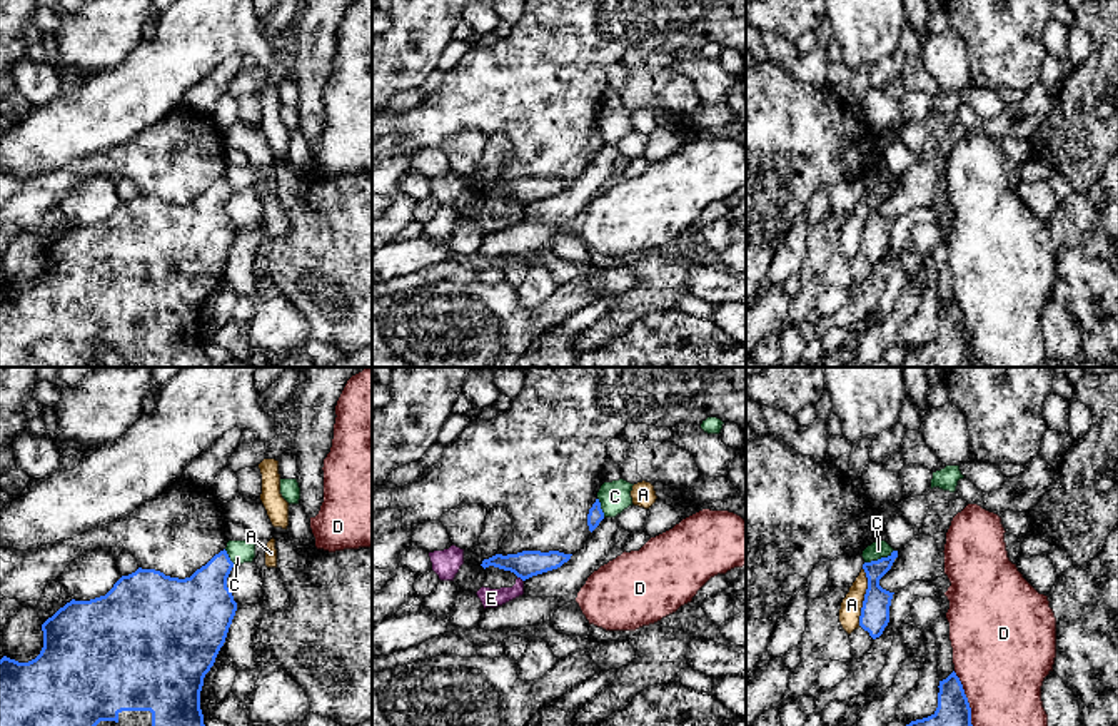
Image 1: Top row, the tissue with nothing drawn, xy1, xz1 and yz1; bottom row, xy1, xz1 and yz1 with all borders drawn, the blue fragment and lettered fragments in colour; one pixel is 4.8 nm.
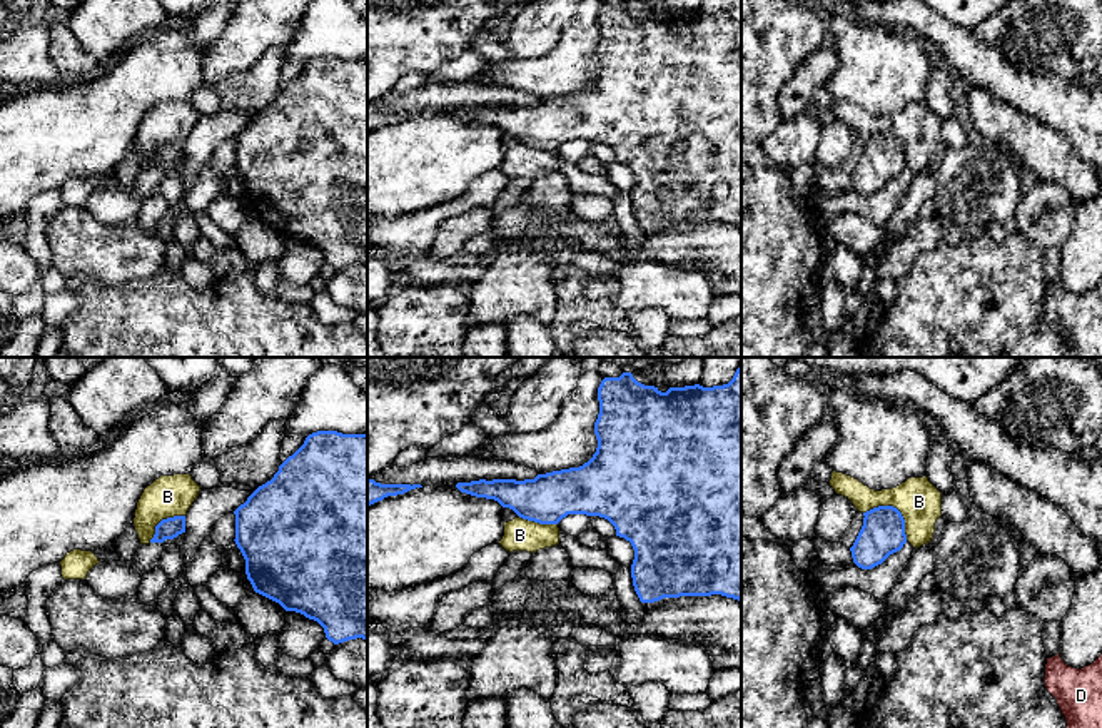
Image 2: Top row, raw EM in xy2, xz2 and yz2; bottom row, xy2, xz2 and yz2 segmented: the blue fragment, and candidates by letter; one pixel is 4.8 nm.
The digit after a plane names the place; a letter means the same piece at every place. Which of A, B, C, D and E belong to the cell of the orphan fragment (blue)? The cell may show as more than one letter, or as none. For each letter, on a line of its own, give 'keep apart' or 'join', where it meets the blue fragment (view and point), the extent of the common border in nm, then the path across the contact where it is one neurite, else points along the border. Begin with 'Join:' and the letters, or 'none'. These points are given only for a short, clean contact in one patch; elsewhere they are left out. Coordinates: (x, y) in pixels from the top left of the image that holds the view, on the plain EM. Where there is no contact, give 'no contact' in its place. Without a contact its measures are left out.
Join: C
A: keep apart; contact yz1 (865, 222); length 280 nm
B: keep apart; contact yz2 (895, 134); length 260 nm; border yz2 (864, 137), (874, 132), (894, 132), (904, 146), (907, 166)
C: join; contact yz1 (878, 186); length 160 nm; way yz1 (875, 237), (878, 186), (878, 176)
D: keep apart; contact yz1 (966, 326); length 280 nm
E: keep apart; contact xz1 (521, 204); length 40 nm

